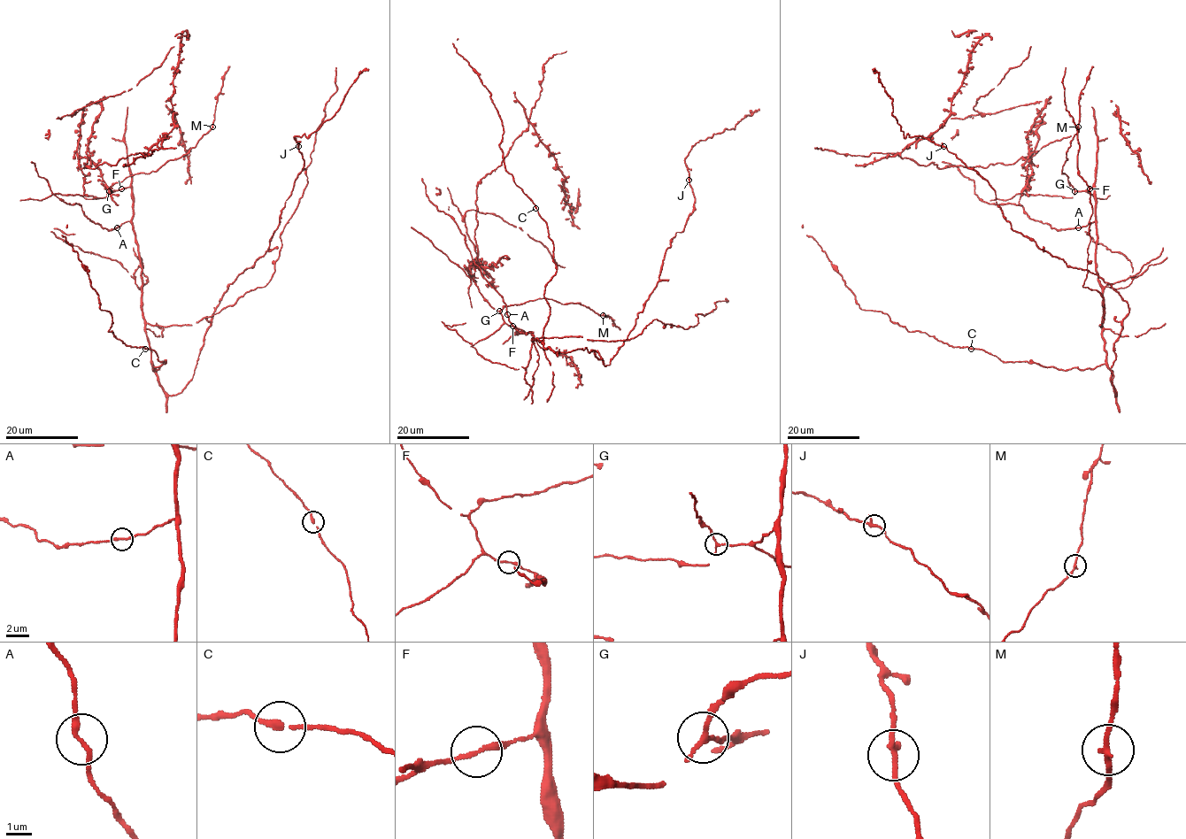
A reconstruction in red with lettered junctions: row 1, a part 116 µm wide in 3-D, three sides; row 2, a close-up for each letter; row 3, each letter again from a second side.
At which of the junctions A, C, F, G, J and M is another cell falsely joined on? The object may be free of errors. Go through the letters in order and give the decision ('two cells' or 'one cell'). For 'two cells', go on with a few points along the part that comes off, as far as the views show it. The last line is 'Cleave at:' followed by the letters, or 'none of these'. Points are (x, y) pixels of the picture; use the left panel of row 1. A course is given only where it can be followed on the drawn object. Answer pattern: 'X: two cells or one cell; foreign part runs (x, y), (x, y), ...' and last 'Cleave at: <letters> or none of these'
A: one cell
C: one cell
F: one cell
G: one cell
J: one cell
M: one cell
Cleave at: none of these

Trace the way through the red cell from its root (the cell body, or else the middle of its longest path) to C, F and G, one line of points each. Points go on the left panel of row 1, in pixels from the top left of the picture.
C: (142, 304), (152, 368), (159, 368), (157, 371), (153, 368), (165, 363), (157, 359), (154, 350), (145, 349)
F: (142, 304), (141, 257), (131, 221), (133, 195), (129, 188), (121, 189)
G: (142, 304), (141, 257), (131, 221), (132, 190), (126, 188), (109, 191)

